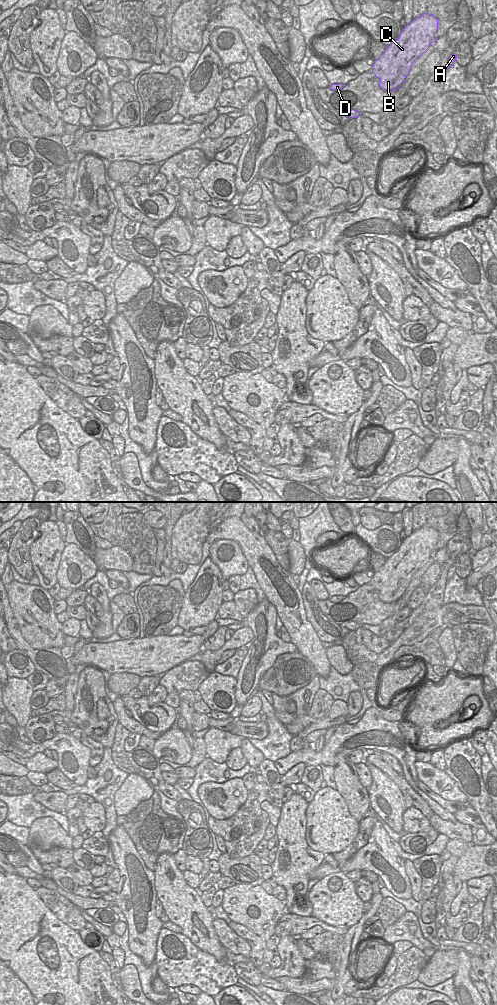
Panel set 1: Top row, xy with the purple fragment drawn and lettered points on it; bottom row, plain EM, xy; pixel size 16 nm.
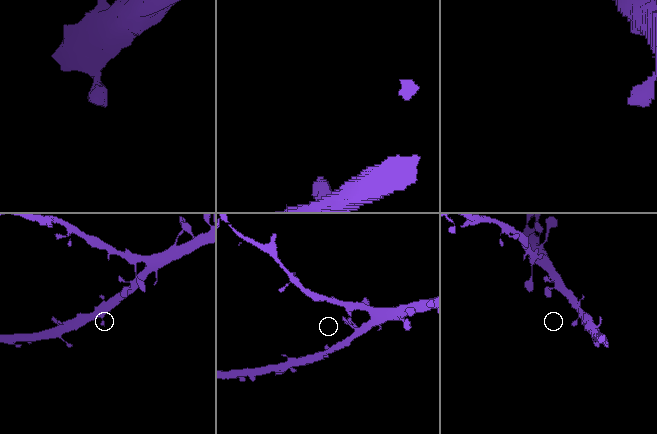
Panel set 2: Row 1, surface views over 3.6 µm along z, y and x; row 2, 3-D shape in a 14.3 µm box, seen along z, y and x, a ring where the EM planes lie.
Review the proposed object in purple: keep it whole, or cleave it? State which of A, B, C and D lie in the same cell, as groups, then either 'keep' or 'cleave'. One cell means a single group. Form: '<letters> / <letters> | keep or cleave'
A B C D | keep

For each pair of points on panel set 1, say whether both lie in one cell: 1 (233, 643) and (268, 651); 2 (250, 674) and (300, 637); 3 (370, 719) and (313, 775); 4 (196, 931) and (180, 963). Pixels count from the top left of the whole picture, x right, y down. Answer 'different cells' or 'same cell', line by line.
1: different cells
2: different cells
3: different cells
4: different cells

